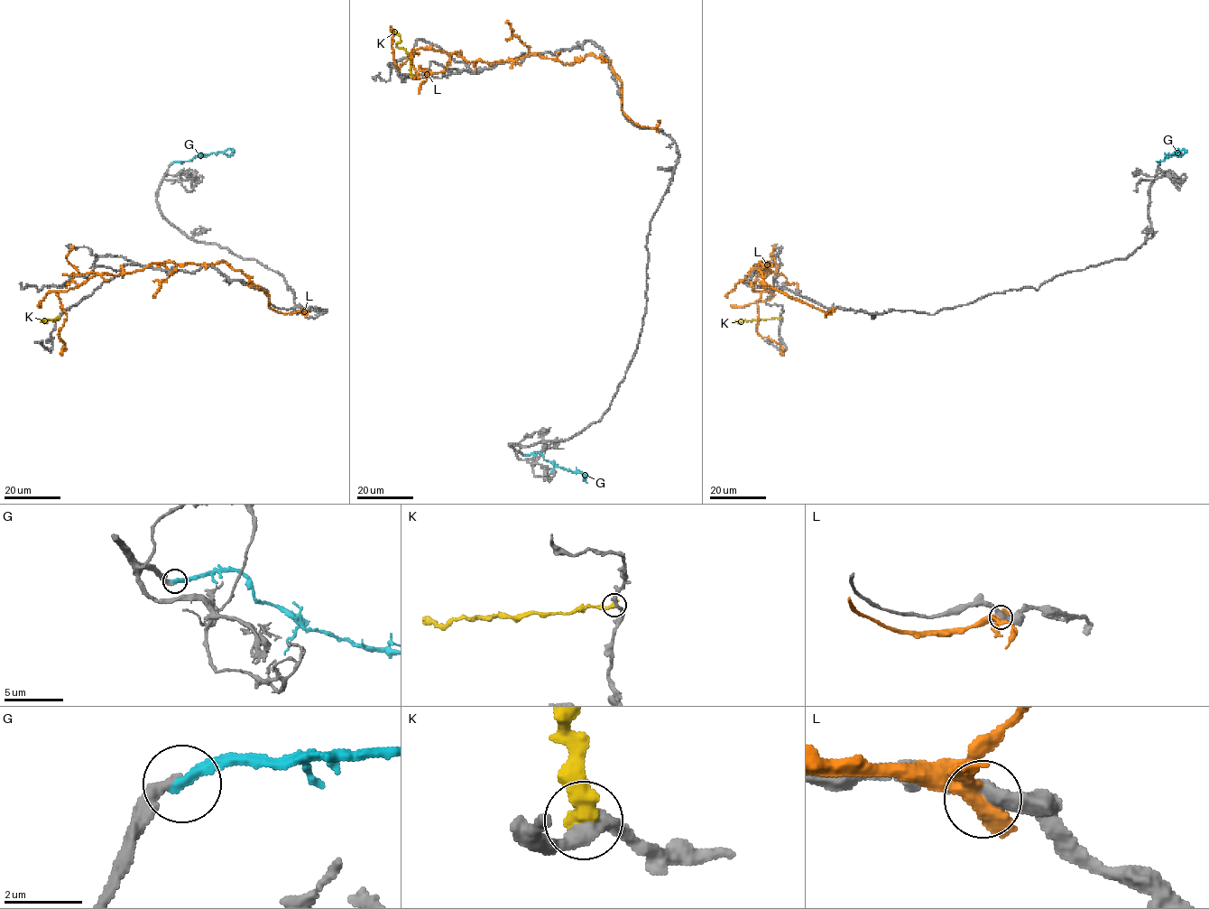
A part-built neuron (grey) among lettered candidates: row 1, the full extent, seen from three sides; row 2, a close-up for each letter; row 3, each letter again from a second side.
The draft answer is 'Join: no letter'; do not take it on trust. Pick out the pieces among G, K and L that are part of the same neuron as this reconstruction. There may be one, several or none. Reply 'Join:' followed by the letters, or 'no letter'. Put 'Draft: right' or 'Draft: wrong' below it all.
Join: no letter
Draft: right

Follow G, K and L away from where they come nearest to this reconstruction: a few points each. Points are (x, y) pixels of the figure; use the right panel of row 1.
G: (1159, 163), (1158, 162), (1176, 152), (1179, 156), (1181, 152), (1177, 149)
K: (780, 317), (735, 320)
L: (835, 310), (770, 288), (761, 262), (757, 331), (783, 355)

